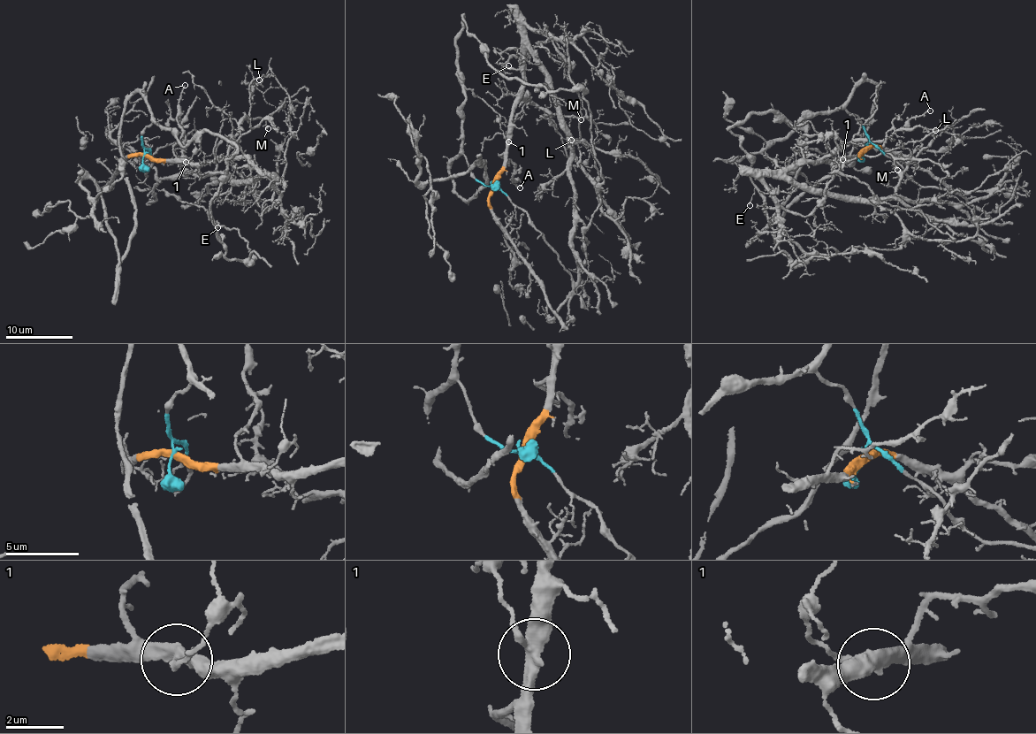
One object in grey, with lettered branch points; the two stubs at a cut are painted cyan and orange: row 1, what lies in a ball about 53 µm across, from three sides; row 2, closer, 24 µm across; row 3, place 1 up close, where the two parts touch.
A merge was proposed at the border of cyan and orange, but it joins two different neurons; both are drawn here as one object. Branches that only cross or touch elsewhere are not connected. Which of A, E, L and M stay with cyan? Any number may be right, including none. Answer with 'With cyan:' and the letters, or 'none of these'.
With cyan: E

